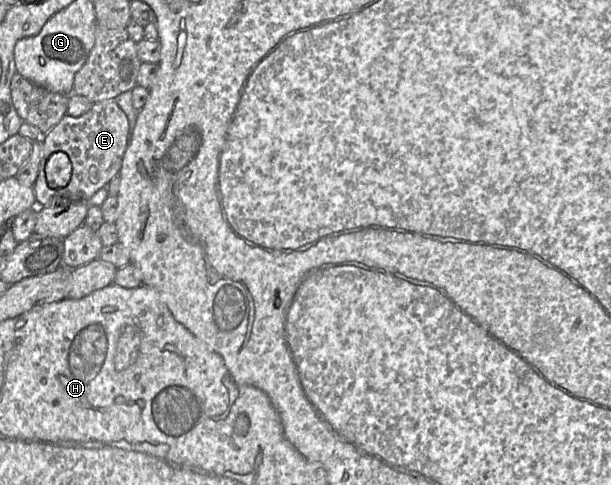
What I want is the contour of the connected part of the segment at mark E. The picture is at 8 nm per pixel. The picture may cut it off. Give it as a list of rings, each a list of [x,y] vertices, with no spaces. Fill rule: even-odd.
[[[114,99],[95,102],[87,112],[78,117],[65,114],[41,138],[39,173],[33,185],[36,207],[52,206],[56,199],[88,202],[99,189],[118,174],[128,143],[128,117]],[[56,151],[62,151],[68,155],[72,164],[72,174],[66,186],[52,189],[46,181],[45,165],[50,155]]]

